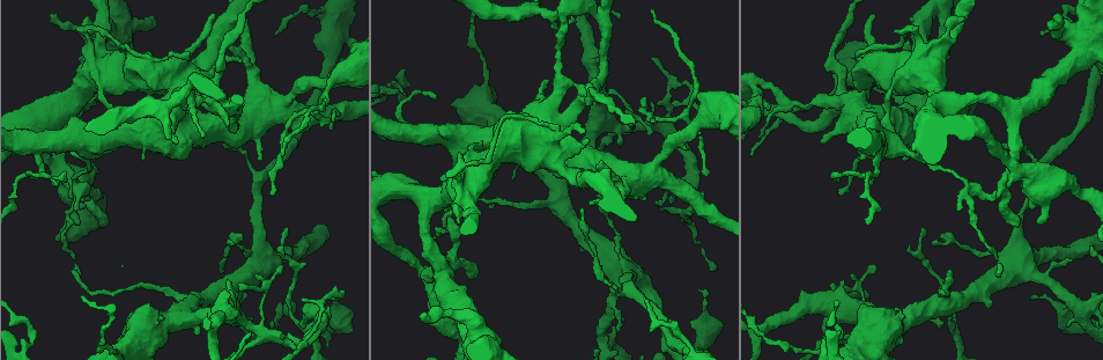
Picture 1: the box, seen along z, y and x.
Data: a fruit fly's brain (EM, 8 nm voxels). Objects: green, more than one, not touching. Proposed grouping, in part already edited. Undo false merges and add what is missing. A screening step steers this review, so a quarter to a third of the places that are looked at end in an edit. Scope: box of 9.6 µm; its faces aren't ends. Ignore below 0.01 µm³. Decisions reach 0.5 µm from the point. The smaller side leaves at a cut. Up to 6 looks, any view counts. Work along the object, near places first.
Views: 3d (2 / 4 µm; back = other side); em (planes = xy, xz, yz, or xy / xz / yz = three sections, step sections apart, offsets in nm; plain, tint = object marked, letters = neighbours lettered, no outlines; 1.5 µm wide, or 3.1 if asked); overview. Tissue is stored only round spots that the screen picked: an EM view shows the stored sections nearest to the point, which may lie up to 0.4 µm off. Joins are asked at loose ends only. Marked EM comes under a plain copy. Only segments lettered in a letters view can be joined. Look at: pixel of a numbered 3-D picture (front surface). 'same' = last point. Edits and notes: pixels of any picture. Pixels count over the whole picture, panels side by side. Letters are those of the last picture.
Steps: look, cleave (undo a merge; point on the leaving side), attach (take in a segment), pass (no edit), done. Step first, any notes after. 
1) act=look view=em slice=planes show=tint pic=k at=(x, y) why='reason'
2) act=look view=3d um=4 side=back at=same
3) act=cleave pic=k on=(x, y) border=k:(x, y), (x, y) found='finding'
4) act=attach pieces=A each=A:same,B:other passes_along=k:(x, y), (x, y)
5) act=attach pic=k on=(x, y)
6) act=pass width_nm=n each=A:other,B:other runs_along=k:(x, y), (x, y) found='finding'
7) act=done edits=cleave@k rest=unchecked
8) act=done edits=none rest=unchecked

act=look view=3d um=4 pic=1 at=(614, 229) why='calibre changes'

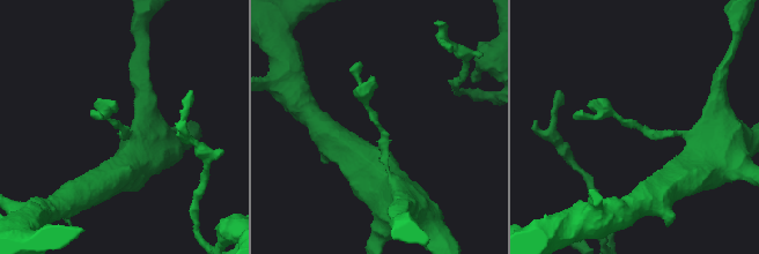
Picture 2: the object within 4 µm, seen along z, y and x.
act=look view=em slice=xz step=4 show=tint pic=2 at=(639, 127)

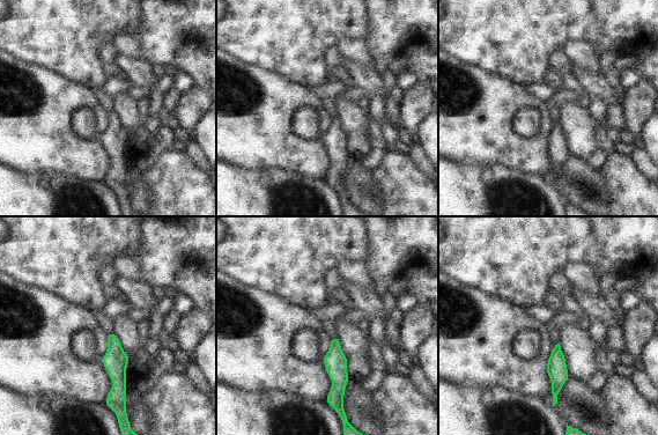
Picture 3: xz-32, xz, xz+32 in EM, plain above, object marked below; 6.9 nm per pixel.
act=look view=em slice=planes show=letters at=same why='cut it another way'

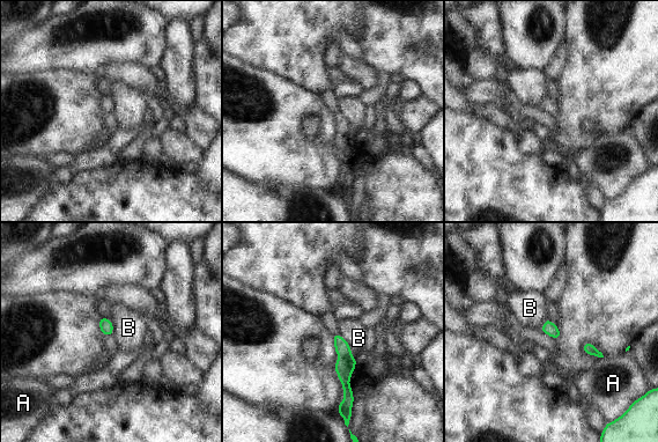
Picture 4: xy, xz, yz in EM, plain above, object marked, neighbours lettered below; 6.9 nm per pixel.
act=pass longest_contact=B:260nm each=A:other,B:other border=4:(339, 332), (360, 361) found='all the same neuron'

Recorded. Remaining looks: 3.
act=look view=em slice=yz step=8 show=tint pic=1 at=(261, 159) why='free end'

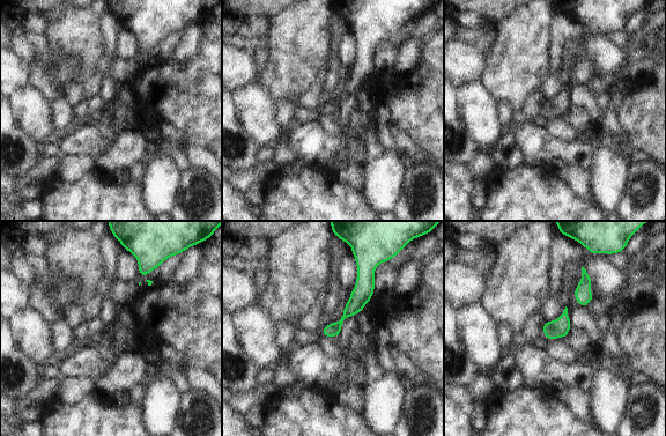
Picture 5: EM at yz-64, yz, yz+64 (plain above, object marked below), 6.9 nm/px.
act=look view=em slice=planes show=letters at=same

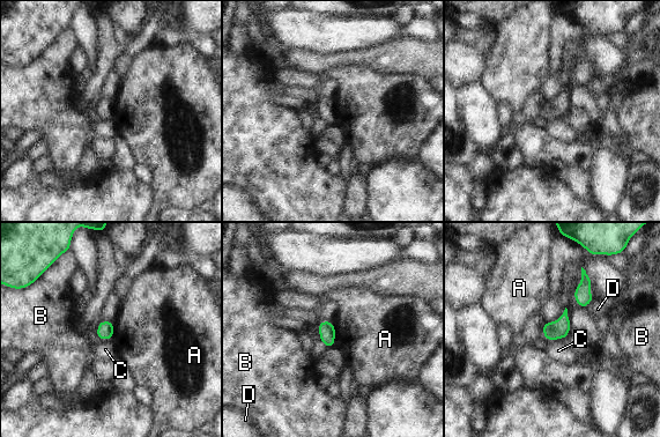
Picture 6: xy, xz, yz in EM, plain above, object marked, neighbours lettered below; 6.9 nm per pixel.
act=pass width_nm=110 each=A:other,B:other,C:other,D:other border=6:(331, 321), (335, 332), (334, 346) found='none of them fits'

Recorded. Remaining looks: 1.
act=done edits=none rest=unchecked

